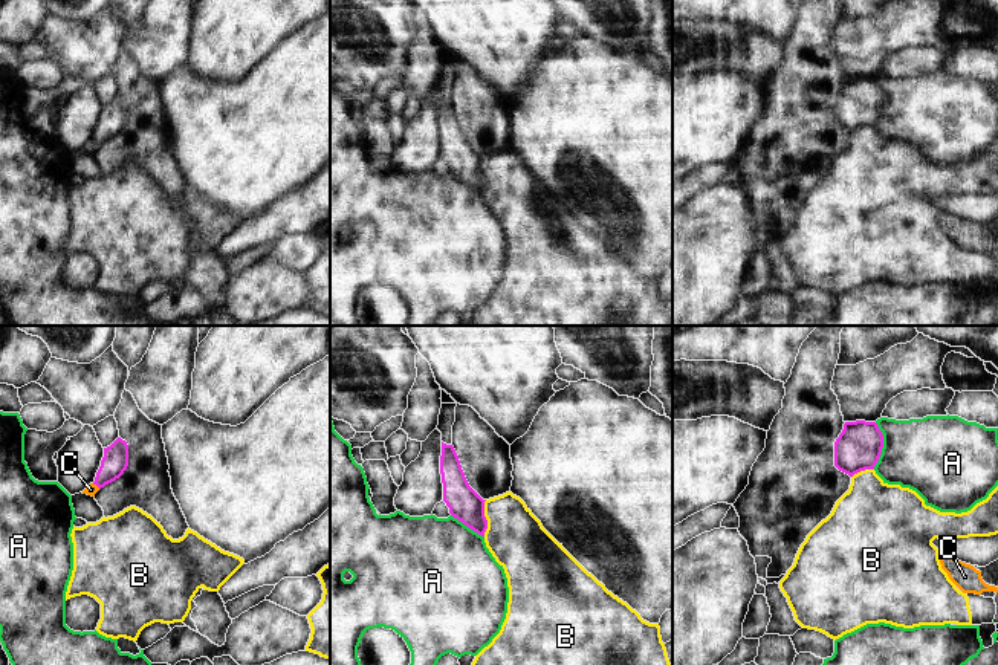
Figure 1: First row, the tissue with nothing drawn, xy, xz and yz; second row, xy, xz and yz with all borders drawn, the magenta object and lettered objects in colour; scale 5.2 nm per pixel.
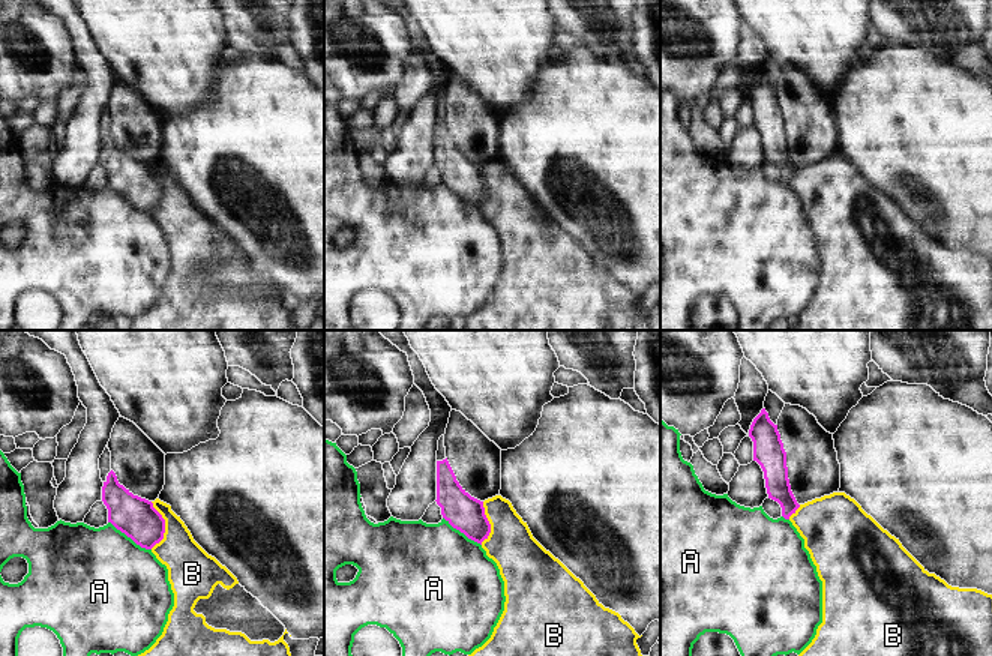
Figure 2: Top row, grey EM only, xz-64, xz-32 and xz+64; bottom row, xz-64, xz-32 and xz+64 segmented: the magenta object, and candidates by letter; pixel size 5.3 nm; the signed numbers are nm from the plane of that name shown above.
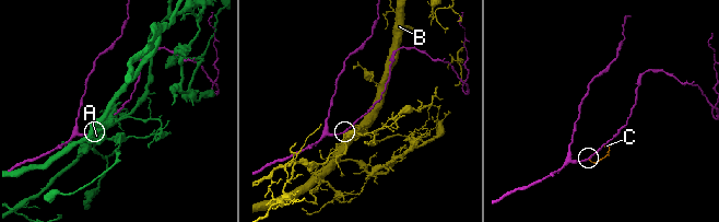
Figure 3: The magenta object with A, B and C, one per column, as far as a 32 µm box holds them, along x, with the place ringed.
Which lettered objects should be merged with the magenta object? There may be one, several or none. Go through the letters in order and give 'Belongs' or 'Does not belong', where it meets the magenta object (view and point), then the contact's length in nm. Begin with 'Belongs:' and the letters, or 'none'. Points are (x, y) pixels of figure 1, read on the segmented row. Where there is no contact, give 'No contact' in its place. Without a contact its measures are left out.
Belongs: none
A: Does not belong. Touches magenta at yz (882, 445). Shared border 240 nm
B: Does not belong. Touches magenta at xz (485, 519). Shared border 190 nm
C: Does not belong. Touches magenta at xy (97, 485). Shared border 50 nm

